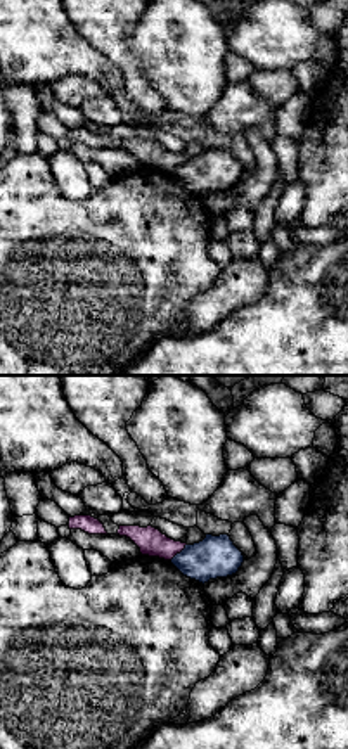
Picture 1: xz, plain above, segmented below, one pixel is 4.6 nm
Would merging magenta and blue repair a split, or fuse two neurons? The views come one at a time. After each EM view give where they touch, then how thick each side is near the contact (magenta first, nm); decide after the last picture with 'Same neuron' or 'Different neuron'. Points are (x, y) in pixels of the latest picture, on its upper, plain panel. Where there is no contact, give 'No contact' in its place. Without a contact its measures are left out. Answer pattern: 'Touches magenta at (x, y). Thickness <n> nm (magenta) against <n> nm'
Touches magenta at (179, 165). Thickness 130 nm (magenta) against 190 nm

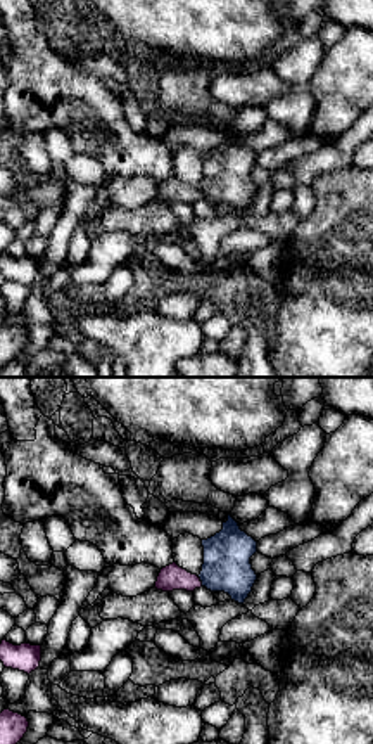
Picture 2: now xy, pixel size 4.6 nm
Touches magenta at (201, 194). Thickness 120 nm (magenta) against 220 nm

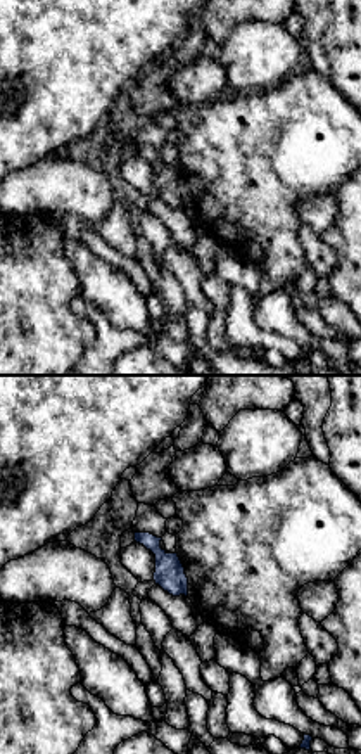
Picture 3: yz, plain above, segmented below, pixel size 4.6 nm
No contact

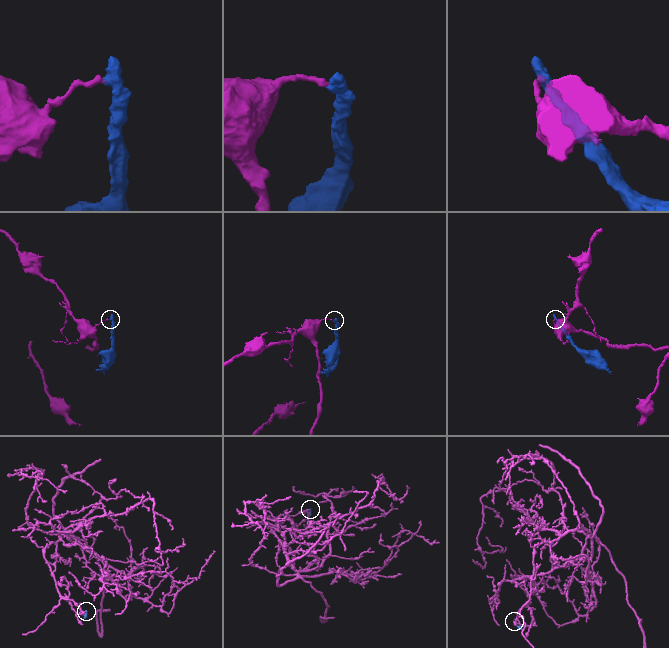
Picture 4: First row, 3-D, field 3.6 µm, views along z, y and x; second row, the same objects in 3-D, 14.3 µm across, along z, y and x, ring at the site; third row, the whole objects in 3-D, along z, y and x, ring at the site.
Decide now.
Different neuron

